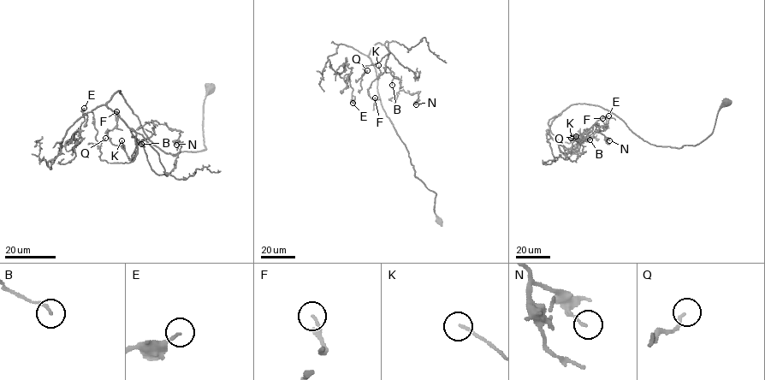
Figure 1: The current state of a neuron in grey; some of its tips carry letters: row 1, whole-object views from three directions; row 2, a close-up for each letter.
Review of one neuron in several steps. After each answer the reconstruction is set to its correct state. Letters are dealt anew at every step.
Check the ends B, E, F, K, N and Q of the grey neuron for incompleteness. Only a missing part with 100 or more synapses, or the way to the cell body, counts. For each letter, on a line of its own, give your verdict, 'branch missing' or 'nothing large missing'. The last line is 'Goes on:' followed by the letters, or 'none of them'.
B: nothing large missing
E: nothing large missing
F: nothing large missing
K: nothing large missing
N: nothing large missing
Q: nothing large missing
Goes on: none of them

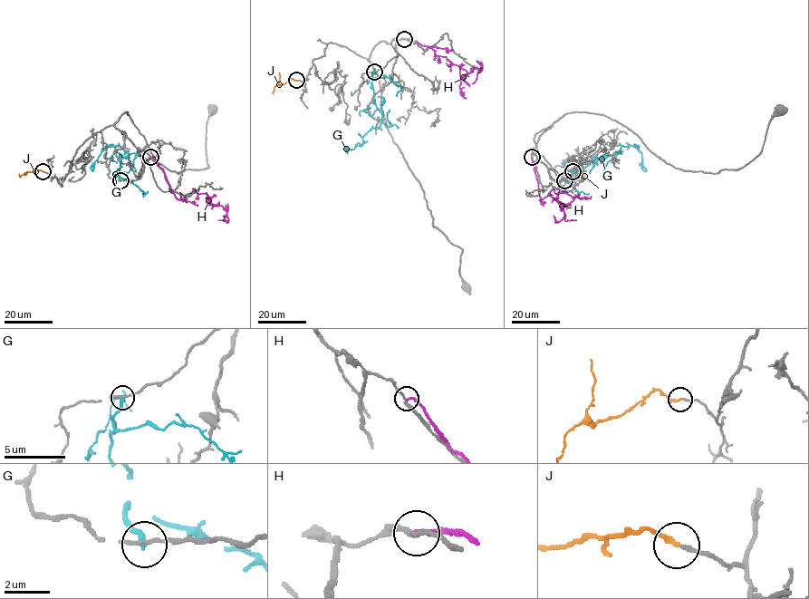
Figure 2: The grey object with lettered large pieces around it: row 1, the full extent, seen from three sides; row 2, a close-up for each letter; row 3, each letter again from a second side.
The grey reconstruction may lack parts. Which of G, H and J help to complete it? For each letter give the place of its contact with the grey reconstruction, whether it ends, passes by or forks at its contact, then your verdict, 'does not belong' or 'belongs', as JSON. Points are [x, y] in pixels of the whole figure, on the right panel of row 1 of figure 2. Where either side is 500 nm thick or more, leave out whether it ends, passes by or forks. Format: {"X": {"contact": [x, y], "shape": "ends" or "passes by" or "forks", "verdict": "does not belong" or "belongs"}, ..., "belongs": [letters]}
{"G": {"contact": [564, 180], "shape": "ends", "verdict": "does not belong"}, "H": {"contact": [532, 157], "shape": "ends", "verdict": "does not belong"}, "J": {"contact": [573, 171], "shape": "ends", "verdict": "belongs"}, "belongs": ["J"]}

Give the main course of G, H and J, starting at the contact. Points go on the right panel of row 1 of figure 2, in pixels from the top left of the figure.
G: (564, 180), (594, 159), (613, 155), (621, 146), (636, 145), (641, 153), (641, 168), (645, 171)
H: (532, 157), (542, 199), (552, 189), (573, 198), (568, 205), (560, 206), (563, 218), (557, 221), (553, 216)
J: (573, 171), (583, 177), (586, 173)

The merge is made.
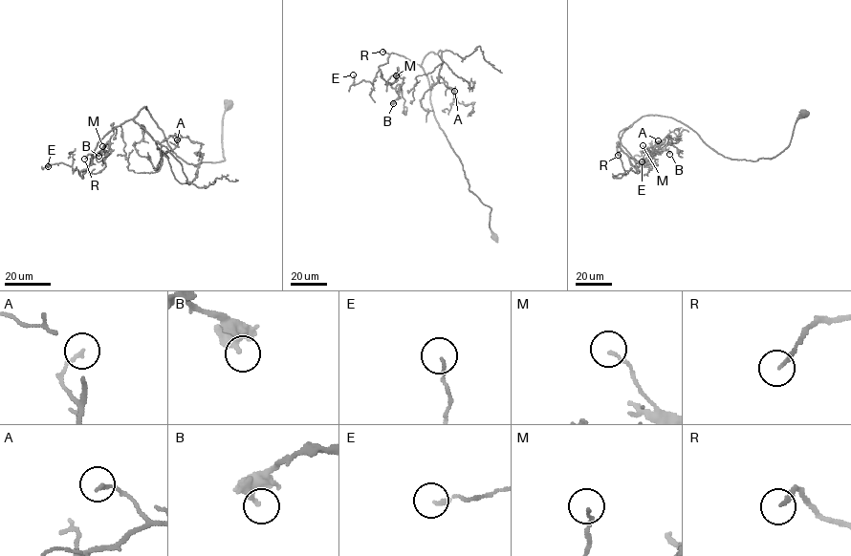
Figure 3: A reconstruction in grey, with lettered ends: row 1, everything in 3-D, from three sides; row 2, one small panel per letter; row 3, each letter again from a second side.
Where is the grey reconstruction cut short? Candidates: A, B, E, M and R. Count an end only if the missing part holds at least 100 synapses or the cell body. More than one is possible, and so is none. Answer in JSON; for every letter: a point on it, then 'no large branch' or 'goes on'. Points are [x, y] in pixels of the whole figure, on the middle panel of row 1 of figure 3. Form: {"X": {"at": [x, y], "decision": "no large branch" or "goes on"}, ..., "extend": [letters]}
{"A": {"at": [454, 91], "decision": "no large branch"}, "B": {"at": [393, 103], "decision": "no large branch"}, "E": {"at": [353, 74], "decision": "no large branch"}, "M": {"at": [396, 75], "decision": "no large branch"}, "R": {"at": [382, 52], "decision": "goes on"}, "extend": ["R"]}

